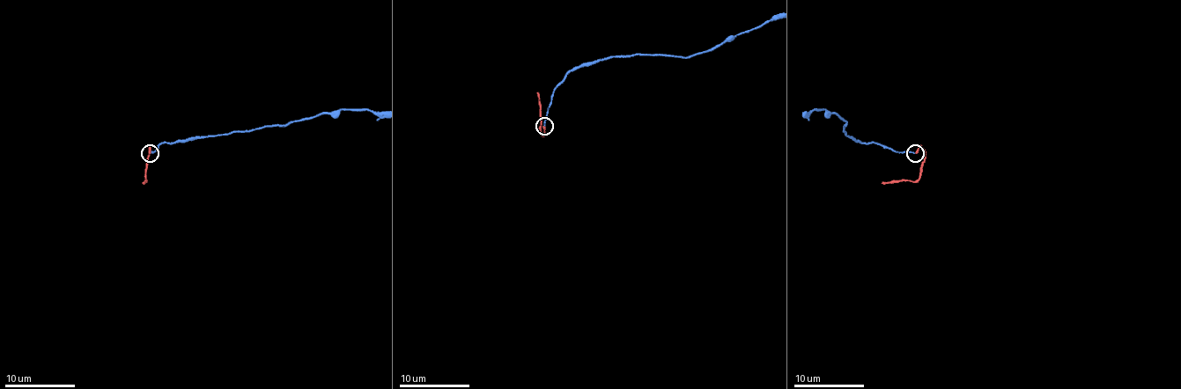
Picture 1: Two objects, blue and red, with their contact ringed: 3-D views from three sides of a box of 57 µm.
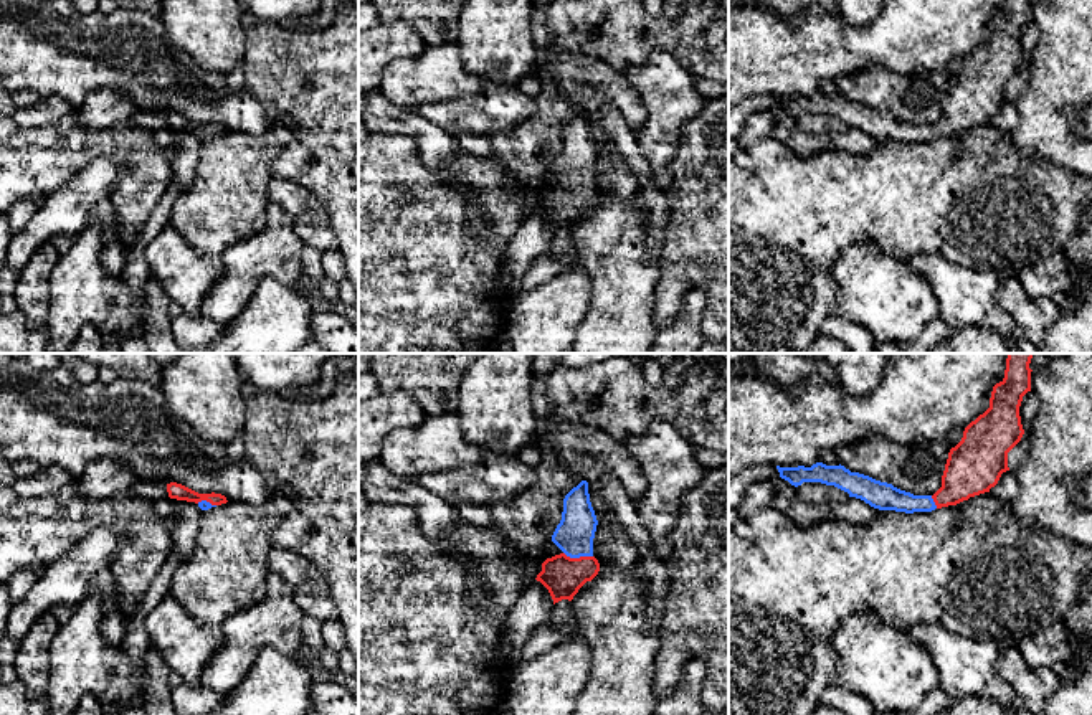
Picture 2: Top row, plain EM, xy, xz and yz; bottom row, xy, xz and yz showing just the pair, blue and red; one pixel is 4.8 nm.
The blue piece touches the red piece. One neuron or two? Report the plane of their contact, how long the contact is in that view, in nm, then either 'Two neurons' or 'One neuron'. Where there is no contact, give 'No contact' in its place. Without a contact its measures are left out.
Touches blue in xz. Shared border 150 nm. One neuron

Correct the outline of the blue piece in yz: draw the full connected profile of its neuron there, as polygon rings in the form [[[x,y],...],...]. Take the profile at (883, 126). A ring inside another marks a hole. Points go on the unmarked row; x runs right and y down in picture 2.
[[[1004,0],[1004,8],[993,17],[990,38],[965,58],[961,71],[950,79],[942,117],[933,125],[914,125],[841,94],[776,96],[780,107],[795,117],[803,112],[834,116],[874,139],[905,144],[932,142],[990,122],[1009,101],[1008,83],[1024,64],[1019,36],[1031,21],[1031,2]]]

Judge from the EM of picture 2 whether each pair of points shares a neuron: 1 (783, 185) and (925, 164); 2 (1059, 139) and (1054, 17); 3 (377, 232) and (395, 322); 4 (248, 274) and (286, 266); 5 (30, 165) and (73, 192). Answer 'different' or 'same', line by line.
1: same
2: same
3: same
4: same
5: different

